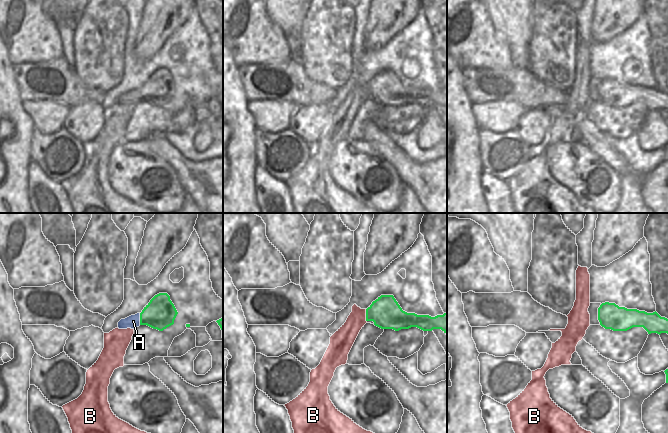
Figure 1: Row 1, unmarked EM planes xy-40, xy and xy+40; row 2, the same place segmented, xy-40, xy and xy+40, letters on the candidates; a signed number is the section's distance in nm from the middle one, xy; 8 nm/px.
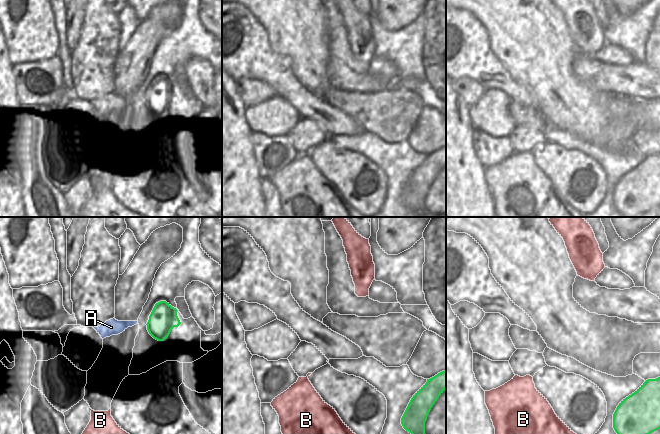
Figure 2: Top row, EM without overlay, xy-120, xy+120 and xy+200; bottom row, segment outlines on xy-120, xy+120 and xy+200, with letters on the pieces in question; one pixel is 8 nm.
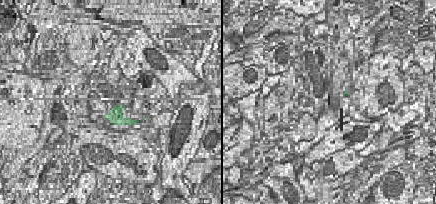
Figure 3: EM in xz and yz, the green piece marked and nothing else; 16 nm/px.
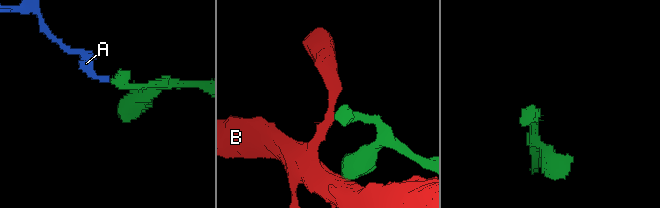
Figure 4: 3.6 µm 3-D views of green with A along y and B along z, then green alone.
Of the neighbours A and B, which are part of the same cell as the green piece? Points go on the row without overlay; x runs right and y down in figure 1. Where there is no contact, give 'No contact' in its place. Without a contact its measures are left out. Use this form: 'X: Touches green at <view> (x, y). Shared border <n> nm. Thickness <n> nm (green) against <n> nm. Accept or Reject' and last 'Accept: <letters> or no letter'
A: Touches green at xy-40 (140, 95). Shared border 100 nm. Thickness 260 nm (green) against 110 nm. Accept
B: Touches green at xy (366, 91). Shared border 100 nm. Thickness 240 nm (green) against 160 nm. Reject
Accept: A

